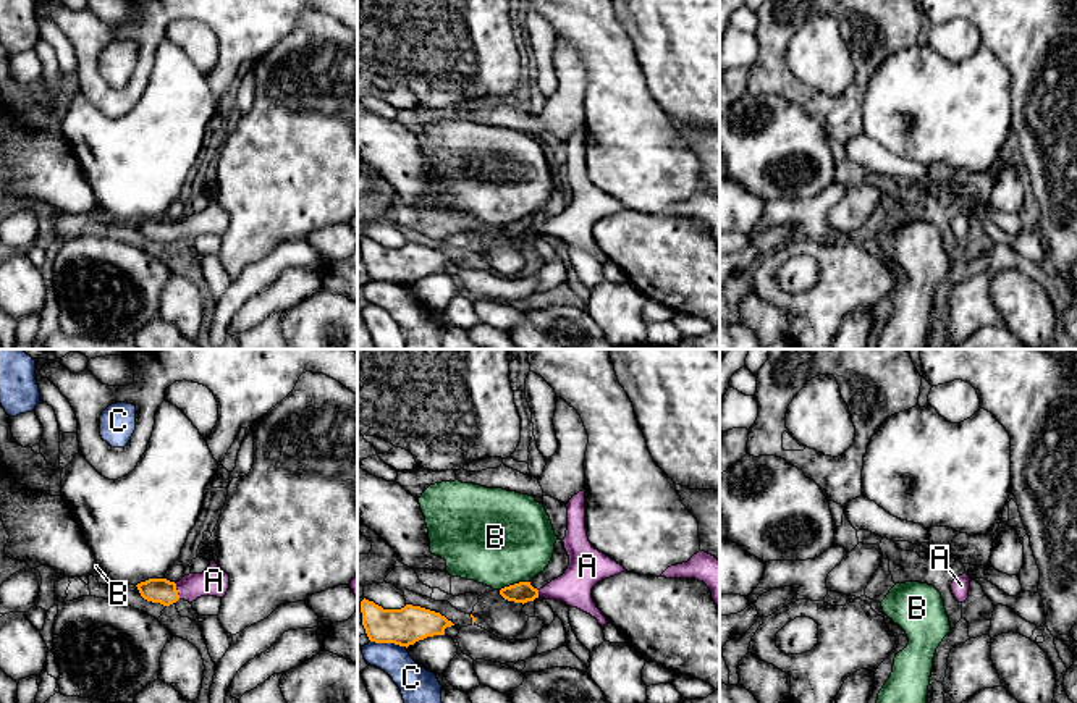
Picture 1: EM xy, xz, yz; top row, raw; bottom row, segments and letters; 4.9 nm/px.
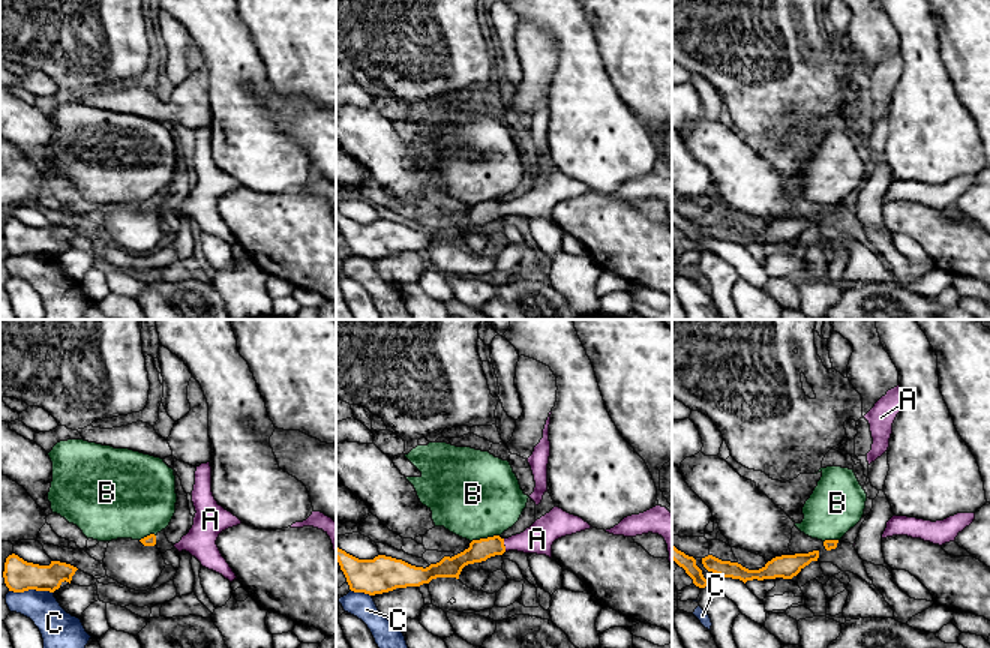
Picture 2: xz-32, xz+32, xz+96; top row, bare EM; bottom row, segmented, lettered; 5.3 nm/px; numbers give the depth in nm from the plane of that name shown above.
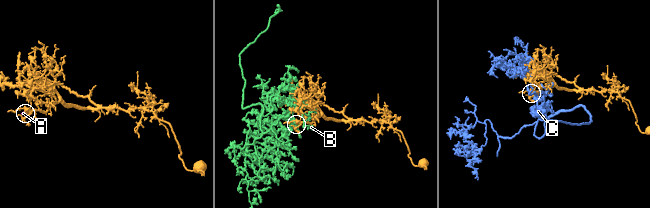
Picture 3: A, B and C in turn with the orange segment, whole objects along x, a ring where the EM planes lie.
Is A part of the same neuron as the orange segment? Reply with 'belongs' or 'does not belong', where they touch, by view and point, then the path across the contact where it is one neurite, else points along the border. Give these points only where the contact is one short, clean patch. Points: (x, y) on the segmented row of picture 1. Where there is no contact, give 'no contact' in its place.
belongs; contact xy (177, 592); way xy (157, 590), (177, 592), (214, 580)

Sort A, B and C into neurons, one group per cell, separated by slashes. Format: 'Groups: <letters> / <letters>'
Groups: A / B / C

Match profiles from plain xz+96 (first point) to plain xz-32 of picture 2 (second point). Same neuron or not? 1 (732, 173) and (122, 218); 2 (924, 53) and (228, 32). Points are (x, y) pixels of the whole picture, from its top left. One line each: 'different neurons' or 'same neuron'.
1: different neurons
2: same neuron

